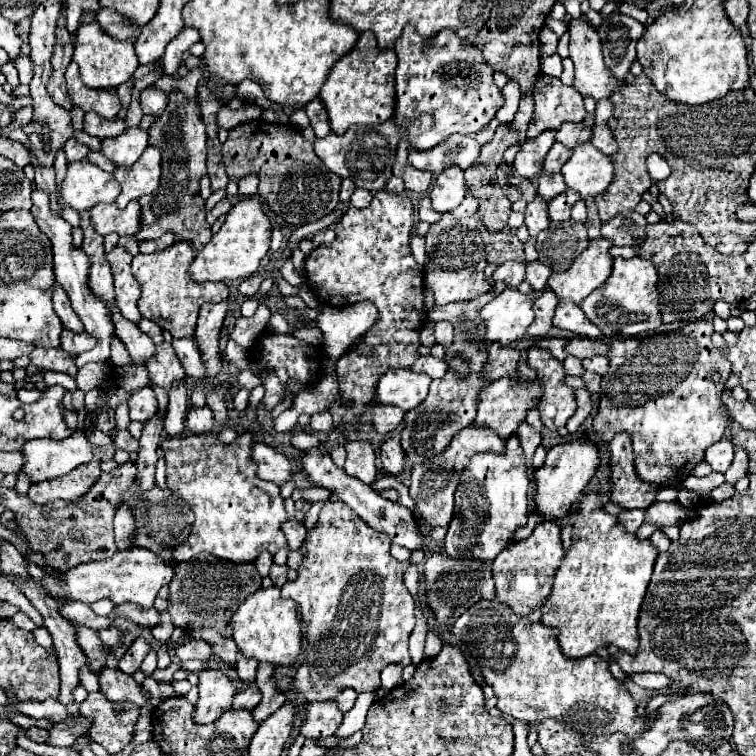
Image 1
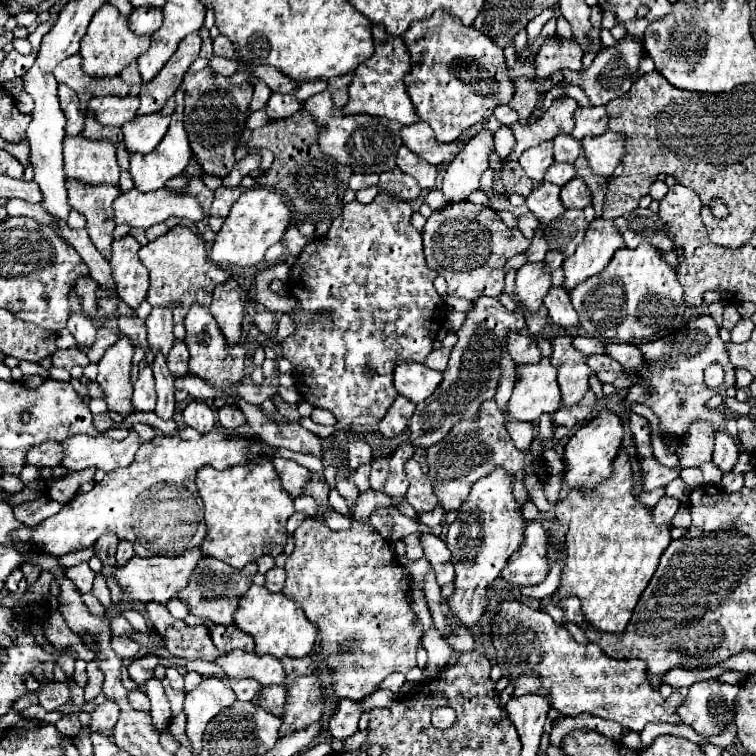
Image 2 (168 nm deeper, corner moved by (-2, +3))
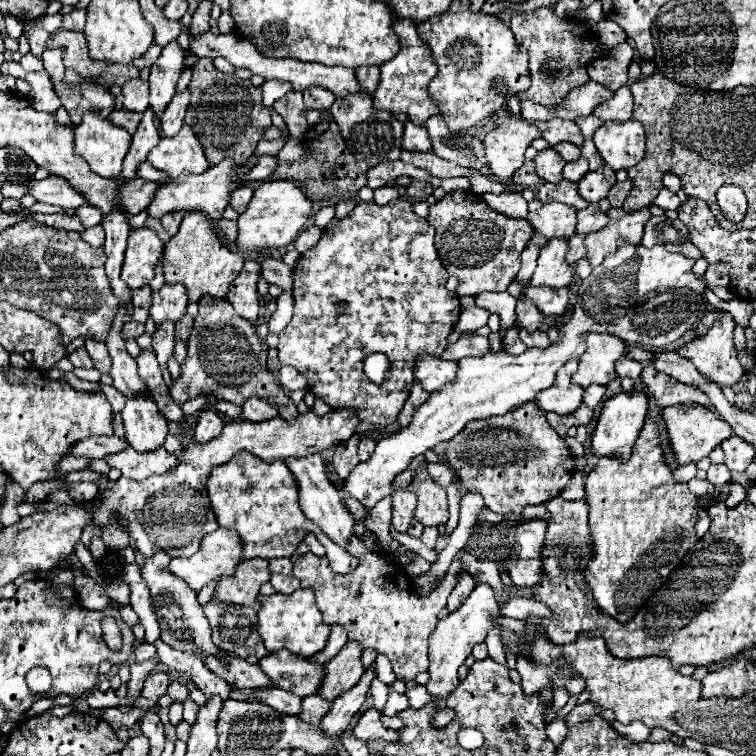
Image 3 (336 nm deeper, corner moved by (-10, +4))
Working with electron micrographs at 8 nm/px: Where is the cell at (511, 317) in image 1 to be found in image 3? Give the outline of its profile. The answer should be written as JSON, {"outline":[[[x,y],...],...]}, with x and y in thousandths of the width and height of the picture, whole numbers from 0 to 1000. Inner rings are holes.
{"outline":[[[746,315],[725,317],[725,323],[714,331],[712,352],[706,357],[701,378],[730,378],[730,381],[754,378],[759,370],[759,354],[749,349],[746,341],[749,333],[751,317]]]}

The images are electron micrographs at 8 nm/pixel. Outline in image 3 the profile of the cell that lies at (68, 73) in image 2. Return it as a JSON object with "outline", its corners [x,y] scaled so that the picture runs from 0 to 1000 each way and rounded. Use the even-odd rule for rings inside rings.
{"outline":[[[79,40],[61,53],[61,63],[79,63],[85,69],[85,87],[101,93],[114,103],[135,101],[138,82],[127,82],[116,74],[114,53],[108,42]]]}

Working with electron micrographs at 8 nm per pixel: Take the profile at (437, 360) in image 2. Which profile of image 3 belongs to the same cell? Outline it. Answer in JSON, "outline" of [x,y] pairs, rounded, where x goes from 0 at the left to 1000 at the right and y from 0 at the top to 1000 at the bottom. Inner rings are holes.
{"outline":[[[627,442],[627,444],[608,444],[606,452],[595,455],[585,474],[587,476],[611,476],[616,471],[640,471],[643,466],[648,466],[648,458],[646,458],[646,447],[635,444],[635,442]]]}

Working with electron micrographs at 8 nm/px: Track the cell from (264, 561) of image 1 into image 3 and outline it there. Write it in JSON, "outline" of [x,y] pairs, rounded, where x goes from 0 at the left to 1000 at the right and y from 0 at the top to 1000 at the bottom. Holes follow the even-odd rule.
{"outline":[[[362,738],[357,741],[357,757],[360,759],[376,759],[384,762],[386,759],[386,741],[384,738]]]}

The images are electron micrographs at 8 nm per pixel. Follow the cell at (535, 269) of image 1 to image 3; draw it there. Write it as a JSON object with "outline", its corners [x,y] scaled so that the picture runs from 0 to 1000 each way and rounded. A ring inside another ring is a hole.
{"outline":[[[759,310],[759,312],[754,315],[754,331],[751,331],[751,336],[749,336],[749,344],[754,347],[754,352],[759,352],[767,341],[775,339],[772,315],[775,315],[772,310]]]}

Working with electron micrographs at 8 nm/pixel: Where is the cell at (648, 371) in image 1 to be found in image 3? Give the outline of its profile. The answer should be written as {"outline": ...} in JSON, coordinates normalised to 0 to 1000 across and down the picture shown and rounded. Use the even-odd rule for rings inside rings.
{"outline":[[[955,413],[944,431],[937,437],[934,444],[929,447],[918,447],[918,452],[907,455],[902,463],[897,463],[902,471],[907,471],[913,479],[918,479],[918,484],[944,508],[950,511],[971,511],[979,505],[981,495],[984,495],[984,487],[976,476],[976,466],[971,460],[971,452],[968,452],[968,442],[971,442],[971,434],[974,434],[974,426],[971,421],[963,415],[963,413]]]}

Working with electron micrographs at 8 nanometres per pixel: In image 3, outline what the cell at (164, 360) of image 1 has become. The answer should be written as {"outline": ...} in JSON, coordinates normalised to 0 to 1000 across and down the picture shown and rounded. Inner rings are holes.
{"outline":[[[217,376],[212,386],[201,386],[201,405],[198,418],[206,429],[225,421],[228,426],[235,426],[249,402],[249,386],[238,376]]]}

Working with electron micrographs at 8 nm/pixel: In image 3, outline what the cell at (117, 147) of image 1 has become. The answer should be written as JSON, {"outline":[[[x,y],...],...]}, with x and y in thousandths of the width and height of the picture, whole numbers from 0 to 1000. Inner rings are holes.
{"outline":[[[249,116],[228,130],[220,148],[214,151],[214,180],[217,183],[228,183],[235,177],[235,172],[243,164],[243,151],[246,151],[249,138],[251,138],[251,119]]]}

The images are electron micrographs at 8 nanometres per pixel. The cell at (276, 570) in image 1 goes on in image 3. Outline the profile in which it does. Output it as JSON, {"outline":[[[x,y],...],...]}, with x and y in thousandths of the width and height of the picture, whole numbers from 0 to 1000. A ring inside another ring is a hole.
{"outline":[[[360,759],[357,772],[365,778],[365,783],[373,783],[373,786],[384,786],[384,783],[389,783],[389,780],[397,778],[397,767],[389,765],[389,762],[368,762],[368,759]]]}

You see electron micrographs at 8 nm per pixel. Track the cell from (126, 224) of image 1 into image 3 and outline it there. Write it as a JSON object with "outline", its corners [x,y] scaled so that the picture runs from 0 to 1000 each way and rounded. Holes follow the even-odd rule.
{"outline":[[[339,204],[325,212],[323,217],[315,217],[315,214],[307,214],[307,212],[294,212],[291,217],[286,220],[278,220],[272,228],[267,230],[251,230],[251,233],[243,233],[243,235],[230,235],[225,238],[222,243],[214,243],[206,262],[201,265],[201,270],[196,272],[196,283],[198,286],[206,286],[206,288],[214,288],[217,283],[222,280],[254,280],[254,278],[262,278],[262,280],[270,280],[272,286],[278,286],[280,291],[291,291],[294,288],[294,280],[296,275],[302,272],[304,267],[304,257],[312,246],[320,246],[325,241],[325,230],[341,217],[344,209],[339,209]]]}

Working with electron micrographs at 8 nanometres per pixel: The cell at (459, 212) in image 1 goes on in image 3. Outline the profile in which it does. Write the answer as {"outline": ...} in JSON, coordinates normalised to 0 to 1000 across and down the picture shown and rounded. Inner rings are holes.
{"outline":[[[733,156],[728,161],[709,161],[709,167],[717,172],[717,183],[722,183],[728,193],[749,185],[749,188],[757,188],[765,196],[770,196],[772,183],[770,183],[770,175],[767,175],[762,161]]]}

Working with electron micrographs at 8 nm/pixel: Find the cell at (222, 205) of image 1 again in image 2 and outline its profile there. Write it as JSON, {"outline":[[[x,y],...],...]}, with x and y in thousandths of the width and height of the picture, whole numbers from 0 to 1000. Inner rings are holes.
{"outline":[[[288,247],[288,250],[283,253],[283,269],[280,269],[278,282],[280,282],[280,284],[288,284],[288,287],[299,287],[299,284],[302,284],[302,276],[304,276],[307,269],[317,261],[317,255],[320,255],[317,247],[307,247],[307,250]]]}

